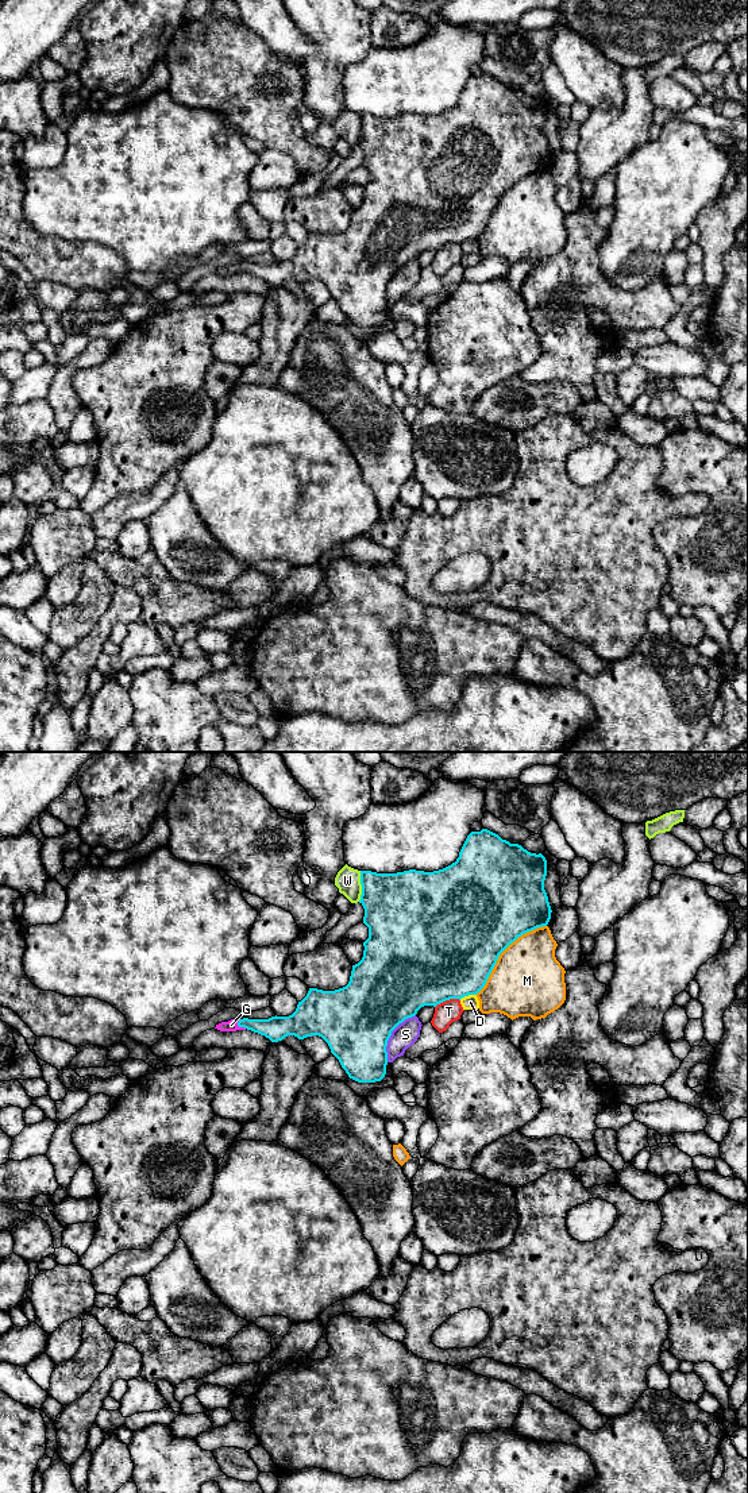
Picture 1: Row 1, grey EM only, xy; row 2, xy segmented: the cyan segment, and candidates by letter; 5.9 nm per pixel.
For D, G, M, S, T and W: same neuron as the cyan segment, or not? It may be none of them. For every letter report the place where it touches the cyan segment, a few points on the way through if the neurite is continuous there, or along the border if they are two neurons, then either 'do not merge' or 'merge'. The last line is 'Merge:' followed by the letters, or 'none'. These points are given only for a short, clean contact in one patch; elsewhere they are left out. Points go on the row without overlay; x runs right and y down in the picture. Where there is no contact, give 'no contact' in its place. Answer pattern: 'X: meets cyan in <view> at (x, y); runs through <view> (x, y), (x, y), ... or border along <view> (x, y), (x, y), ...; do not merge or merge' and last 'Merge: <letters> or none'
D: meets cyan in xy at (467, 239); do not merge
G: meets cyan in xy at (239, 270); runs through xy (276, 273), (255, 269), (239, 270), (231, 269); merge
M: meets cyan in xy at (502, 195); do not merge
S: meets cyan in xy at (390, 278); do not merge
T: meets cyan in xy at (447, 243); do not merge
W: meets cyan in xy at (362, 130); do not merge
Merge: G

